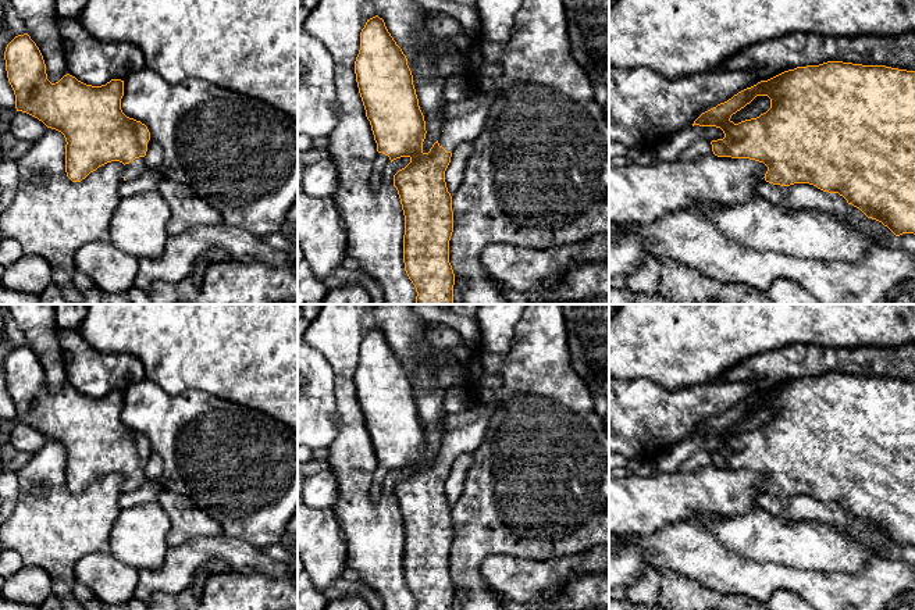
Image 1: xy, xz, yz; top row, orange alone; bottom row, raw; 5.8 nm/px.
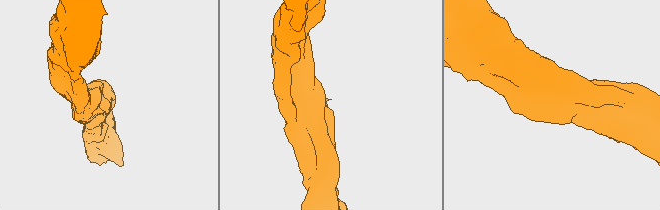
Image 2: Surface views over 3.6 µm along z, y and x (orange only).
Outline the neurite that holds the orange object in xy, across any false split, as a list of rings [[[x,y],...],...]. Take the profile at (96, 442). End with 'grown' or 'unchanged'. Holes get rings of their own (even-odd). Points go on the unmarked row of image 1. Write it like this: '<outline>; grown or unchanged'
[[[28,345],[7,356],[4,371],[17,422],[64,446],[65,484],[72,493],[111,472],[125,477],[127,492],[150,481],[145,471],[150,443],[121,421],[124,392],[92,397],[67,385],[51,395],[43,367]]]; grown

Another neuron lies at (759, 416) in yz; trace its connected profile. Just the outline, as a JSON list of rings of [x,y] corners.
[[[756,407],[750,415],[731,427],[730,432],[738,435],[745,431],[756,429],[770,420],[770,410],[768,407]]]

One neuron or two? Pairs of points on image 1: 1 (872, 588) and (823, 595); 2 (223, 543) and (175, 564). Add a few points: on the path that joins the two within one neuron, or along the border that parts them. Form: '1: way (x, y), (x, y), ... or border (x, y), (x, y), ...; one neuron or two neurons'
1: way (860, 595), (836, 595); one neuron
2: way (212, 548), (202, 549), (187, 559); one neuron

